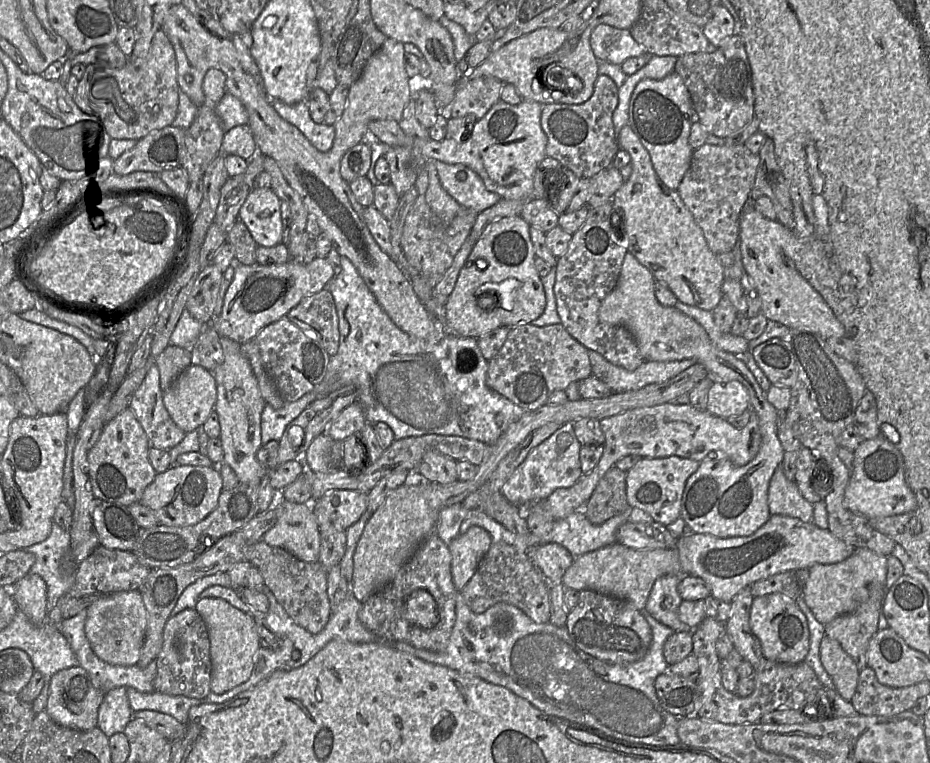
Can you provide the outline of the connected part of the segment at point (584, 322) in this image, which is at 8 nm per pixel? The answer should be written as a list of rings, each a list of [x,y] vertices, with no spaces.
[[[612,200],[589,208],[584,224],[572,235],[566,252],[557,259],[554,285],[556,309],[562,326],[577,342],[587,350],[599,353],[613,365],[633,371],[644,362],[633,335],[624,326],[605,324],[598,318],[601,302],[615,288],[625,254],[628,252],[626,238],[623,239],[616,226],[611,224],[612,214]]]

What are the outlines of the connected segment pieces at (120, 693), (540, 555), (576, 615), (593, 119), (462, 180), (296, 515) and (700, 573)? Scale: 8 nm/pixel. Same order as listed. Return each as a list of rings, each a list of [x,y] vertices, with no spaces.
[[[116,687],[105,694],[98,709],[97,727],[110,737],[115,733],[124,732],[127,724],[133,717],[127,688]]]
[[[553,542],[535,546],[527,554],[549,584],[562,582],[563,575],[576,559],[565,547]]]
[[[592,590],[579,591],[579,601],[568,612],[565,626],[579,649],[608,663],[639,661],[652,641],[651,628],[642,611],[628,601]]]
[[[599,74],[593,94],[586,102],[543,105],[541,127],[547,136],[546,155],[556,159],[561,167],[571,170],[579,179],[590,179],[612,166],[612,161],[620,149],[612,120],[618,105],[618,89],[609,76]]]
[[[434,161],[442,187],[463,208],[480,213],[494,206],[501,197],[486,189],[477,173],[463,164]]]
[[[279,498],[277,521],[262,540],[270,546],[283,548],[305,562],[318,562],[320,527],[309,504],[293,503]]]
[[[771,515],[768,521],[749,536],[720,538],[710,534],[691,533],[677,539],[683,576],[703,579],[710,595],[731,603],[735,595],[759,580],[775,574],[809,569],[816,564],[835,564],[850,557],[855,547],[835,537],[827,529],[798,518]]]

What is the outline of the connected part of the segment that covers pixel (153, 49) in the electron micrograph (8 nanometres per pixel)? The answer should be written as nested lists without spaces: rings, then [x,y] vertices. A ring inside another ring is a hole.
[[[159,29],[152,38],[145,63],[139,68],[123,65],[103,70],[94,117],[112,140],[140,140],[152,131],[172,125],[178,111],[179,92],[175,51]]]

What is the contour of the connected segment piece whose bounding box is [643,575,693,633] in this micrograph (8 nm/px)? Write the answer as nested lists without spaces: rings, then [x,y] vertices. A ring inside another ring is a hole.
[[[681,575],[661,576],[653,584],[643,611],[674,632],[693,632],[693,629],[680,621],[677,610],[683,601],[677,587]]]

